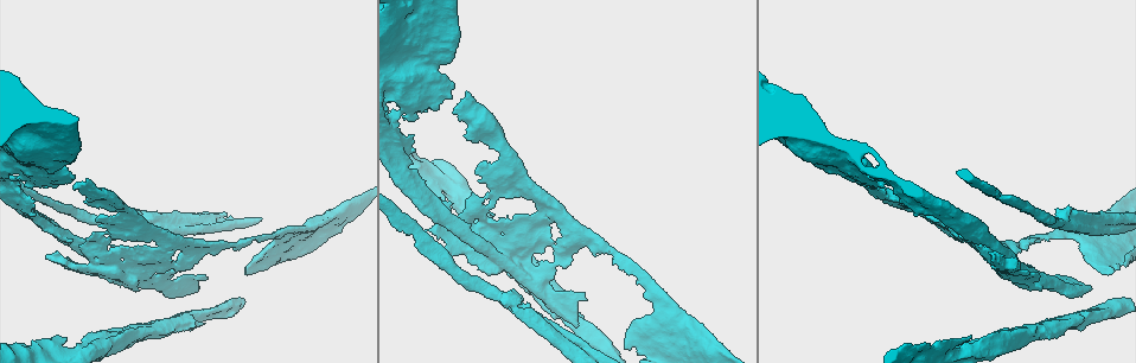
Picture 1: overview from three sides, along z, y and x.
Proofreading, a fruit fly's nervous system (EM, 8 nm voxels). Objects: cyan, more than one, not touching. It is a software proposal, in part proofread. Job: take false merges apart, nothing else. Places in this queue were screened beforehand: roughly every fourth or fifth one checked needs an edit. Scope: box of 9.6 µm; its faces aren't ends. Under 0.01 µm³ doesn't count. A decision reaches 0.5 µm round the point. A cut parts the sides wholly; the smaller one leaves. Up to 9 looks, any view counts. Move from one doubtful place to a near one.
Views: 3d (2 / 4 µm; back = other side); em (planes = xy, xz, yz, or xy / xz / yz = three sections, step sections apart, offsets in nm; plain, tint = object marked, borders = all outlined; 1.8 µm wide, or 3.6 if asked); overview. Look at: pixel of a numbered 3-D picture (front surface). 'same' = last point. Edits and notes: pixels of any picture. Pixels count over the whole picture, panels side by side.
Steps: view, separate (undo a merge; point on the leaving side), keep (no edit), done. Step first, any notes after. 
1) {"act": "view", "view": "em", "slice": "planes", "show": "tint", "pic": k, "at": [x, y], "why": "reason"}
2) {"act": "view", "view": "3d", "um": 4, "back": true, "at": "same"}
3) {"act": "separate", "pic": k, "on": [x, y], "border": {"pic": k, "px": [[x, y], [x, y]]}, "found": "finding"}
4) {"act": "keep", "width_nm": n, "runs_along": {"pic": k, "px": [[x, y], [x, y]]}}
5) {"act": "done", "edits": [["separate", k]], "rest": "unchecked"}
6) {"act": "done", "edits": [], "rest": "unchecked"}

{"act": "view", "view": "em", "slice": "planes", "show": "borders", "pic": 1, "at": [526, 181], "why": "sharp bend"}

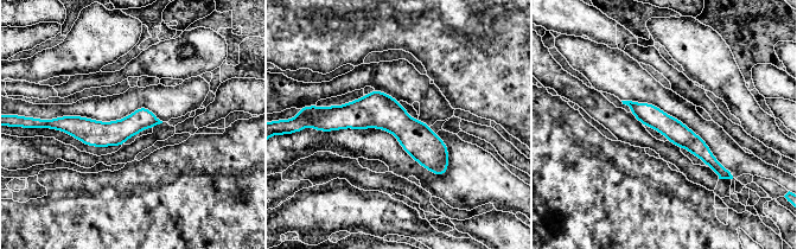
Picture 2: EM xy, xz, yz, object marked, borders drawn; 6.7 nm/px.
{"act": "keep", "runs_along": {"pic": 2, "px": [[327, 117], [393, 117], [445, 168]]}, "found": "one neuron here"}

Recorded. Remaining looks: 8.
{"act": "view", "view": "3d", "um": 4, "pic": 1, "at": [70, 143], "why": "closes a loop"}

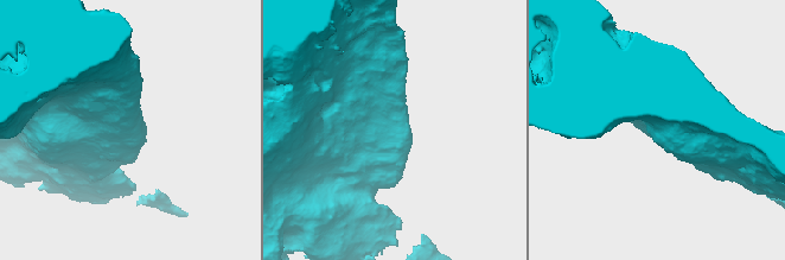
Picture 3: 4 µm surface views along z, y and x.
{"act": "view", "view": "em", "slice": "xy", "step": 16, "show": "tint", "pic": 3, "at": [398, 124], "why": "shape alone is not enough"}

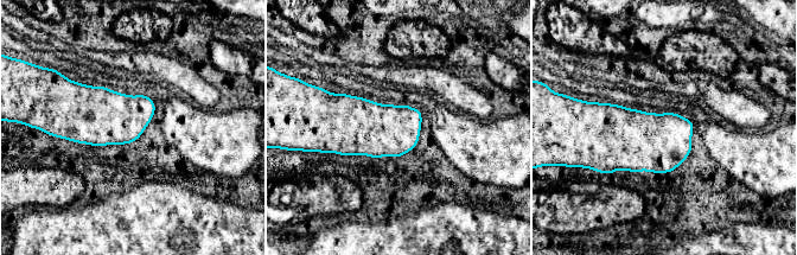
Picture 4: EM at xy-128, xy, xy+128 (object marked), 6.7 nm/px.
{"act": "keep", "found": "one neuron here"}

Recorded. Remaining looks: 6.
{"act": "view", "view": "3d", "um": 2, "pic": 1, "at": [928, 348]}

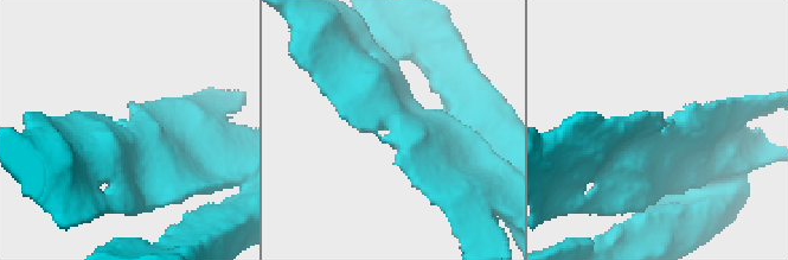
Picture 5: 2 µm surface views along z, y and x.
{"act": "view", "view": "em", "slice": "xy", "step": 16, "show": "tint", "pic": 5, "at": [118, 131], "why": "shape alone is not enough"}

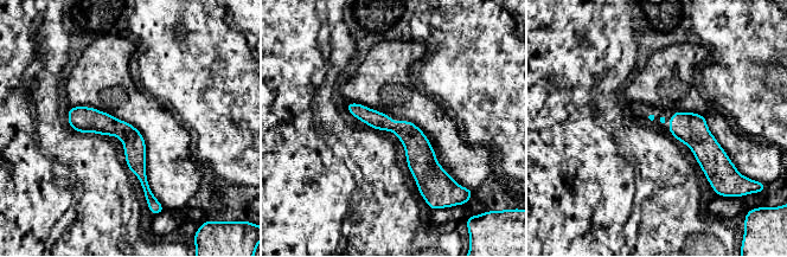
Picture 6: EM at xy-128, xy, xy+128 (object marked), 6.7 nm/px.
{"act": "view", "view": "em", "slice": "planes", "show": "tint", "at": "same", "why": "another direction"}

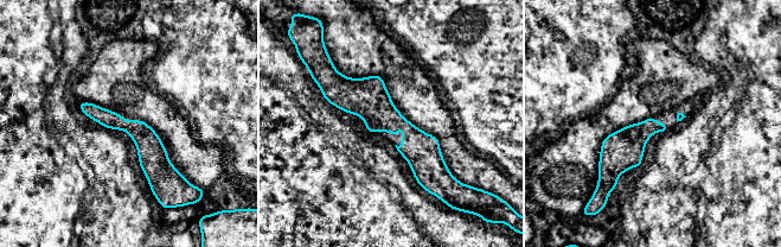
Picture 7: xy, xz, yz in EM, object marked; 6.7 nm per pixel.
{"act": "keep", "runs_along": {"pic": 7, "px": [[331, 87], [401, 120], [445, 170]]}, "found": "all the same neuron"}

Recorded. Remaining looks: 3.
{"act": "view", "view": "3d", "um": 4, "back": true, "pic": 1, "at": [1109, 245]}

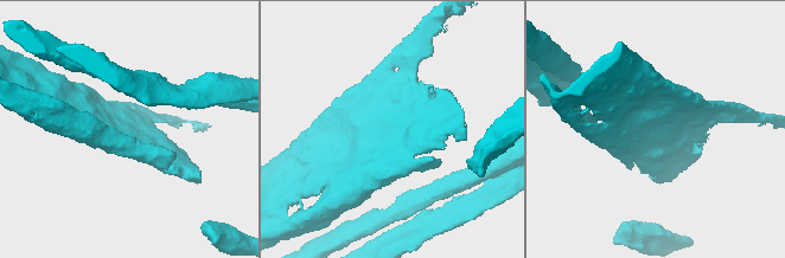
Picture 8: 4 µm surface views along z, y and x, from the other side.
{"act": "view", "view": "em", "um": 3.6, "slice": "planes", "show": "tint", "pic": 8, "at": [128, 133], "why": "need the tissue"}

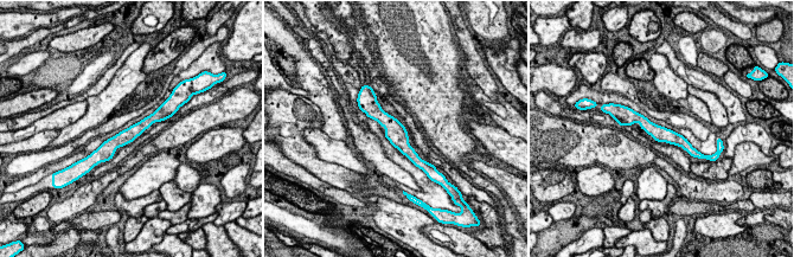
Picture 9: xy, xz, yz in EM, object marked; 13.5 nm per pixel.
{"act": "keep", "found": "all the same neuron"}

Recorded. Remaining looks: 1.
{"act": "done", "edits": [], "rest": "unchecked"}

